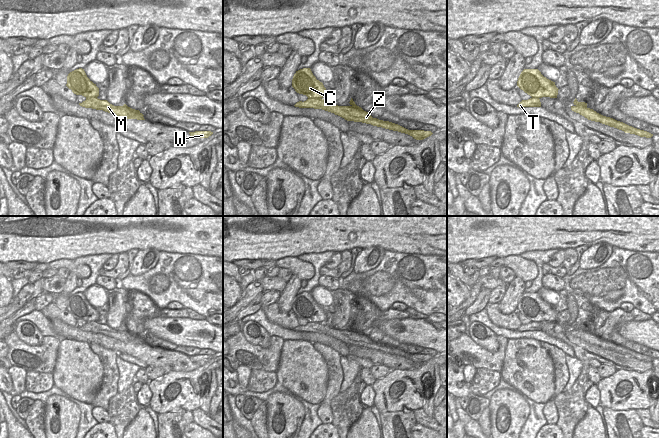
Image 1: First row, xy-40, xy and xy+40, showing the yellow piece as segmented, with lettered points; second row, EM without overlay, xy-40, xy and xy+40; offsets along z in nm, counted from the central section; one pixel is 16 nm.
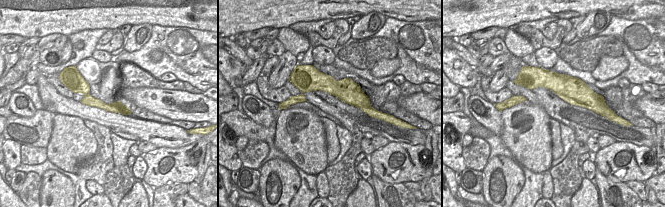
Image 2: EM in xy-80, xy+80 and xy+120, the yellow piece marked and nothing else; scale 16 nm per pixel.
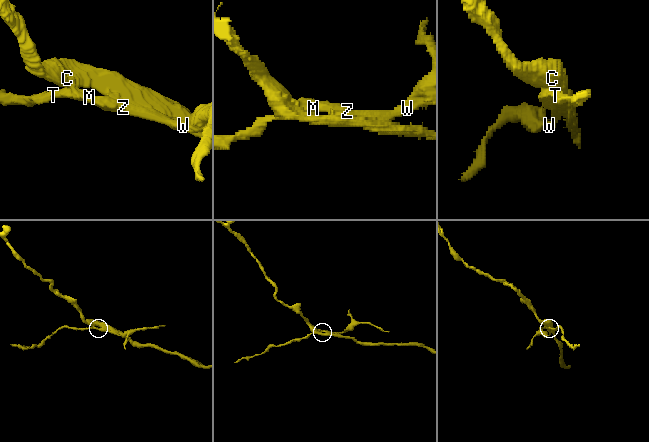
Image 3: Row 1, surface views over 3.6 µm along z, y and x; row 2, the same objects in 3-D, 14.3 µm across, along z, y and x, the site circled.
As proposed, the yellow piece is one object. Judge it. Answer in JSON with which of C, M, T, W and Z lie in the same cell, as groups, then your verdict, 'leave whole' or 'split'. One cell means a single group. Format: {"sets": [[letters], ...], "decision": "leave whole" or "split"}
{"sets": [["C"], ["M", "T", "W", "Z"]], "decision": "split"}

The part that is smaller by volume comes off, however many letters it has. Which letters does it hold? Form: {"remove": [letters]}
{"remove": ["M", "T", "W", "Z"]}

